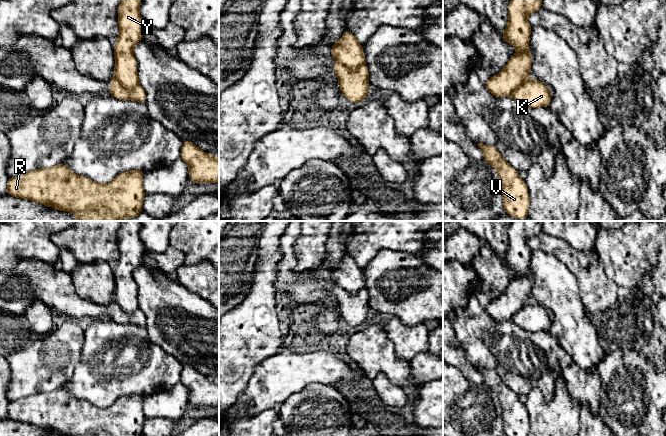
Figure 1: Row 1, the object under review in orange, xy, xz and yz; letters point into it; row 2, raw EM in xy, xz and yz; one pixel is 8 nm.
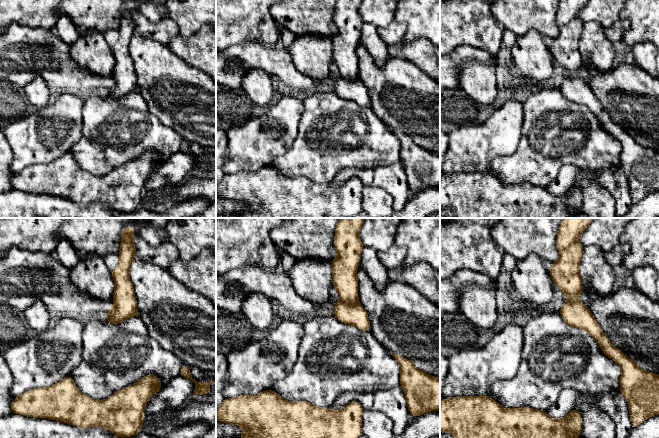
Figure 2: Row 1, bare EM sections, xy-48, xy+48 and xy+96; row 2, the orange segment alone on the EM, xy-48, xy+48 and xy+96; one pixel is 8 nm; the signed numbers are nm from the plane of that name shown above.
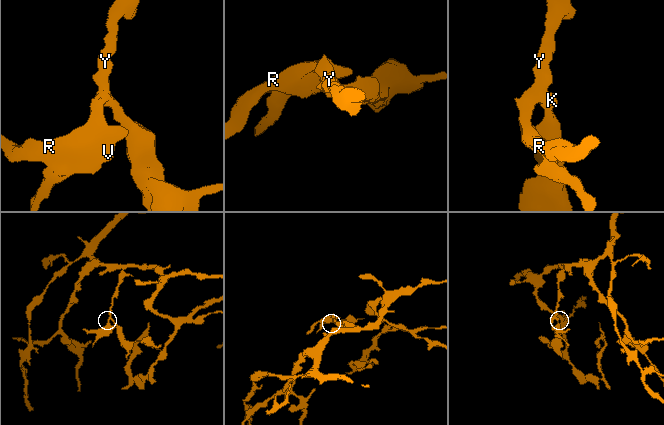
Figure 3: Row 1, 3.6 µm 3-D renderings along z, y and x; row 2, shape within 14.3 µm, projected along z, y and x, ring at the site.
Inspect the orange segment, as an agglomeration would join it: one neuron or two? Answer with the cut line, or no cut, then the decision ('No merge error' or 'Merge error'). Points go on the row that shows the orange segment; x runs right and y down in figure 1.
Split along xz (337, 61), (351, 69), (357, 69), (364, 64). Merge error

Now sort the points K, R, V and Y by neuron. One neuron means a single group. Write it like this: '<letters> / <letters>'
K / R V Y

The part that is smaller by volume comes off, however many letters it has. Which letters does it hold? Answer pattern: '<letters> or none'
K

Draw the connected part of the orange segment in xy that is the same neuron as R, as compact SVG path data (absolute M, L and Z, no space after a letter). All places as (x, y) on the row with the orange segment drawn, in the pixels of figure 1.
M60 163L50 168L40 168L28 173L10 177L7 181L7 195L68 211L78 216L74 221L119 221L134 218L143 210L145 191L143 170L131 170L118 174L110 183L99 184L93 180L74 174Z

